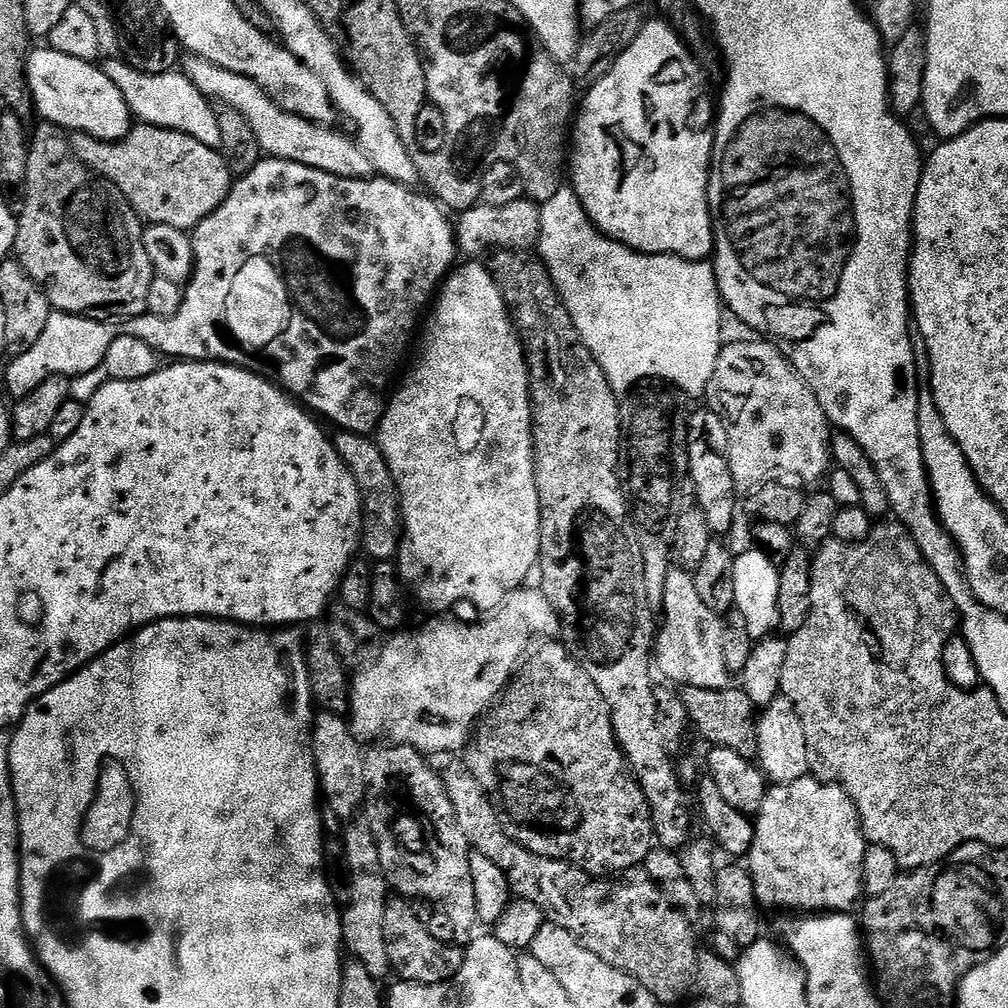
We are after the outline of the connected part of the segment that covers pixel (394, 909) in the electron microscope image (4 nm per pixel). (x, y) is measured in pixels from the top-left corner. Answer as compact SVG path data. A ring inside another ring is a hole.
M389 899L386 906L386 914L382 914L382 930L384 931L384 941L388 951L388 963L393 973L397 972L400 980L409 980L411 984L435 984L439 986L444 981L448 981L457 972L457 961L452 961L448 957L448 952L428 933L428 928L416 917L416 912L404 900Z

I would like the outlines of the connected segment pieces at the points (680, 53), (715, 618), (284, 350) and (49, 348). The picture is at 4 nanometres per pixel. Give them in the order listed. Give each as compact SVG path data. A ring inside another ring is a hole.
M656 18L656 20L649 19L640 28L638 38L634 38L634 42L630 42L630 46L622 55L618 57L612 64L612 69L600 80L597 80L595 84L591 85L587 89L588 97L583 97L582 103L578 108L578 115L574 120L574 147L570 152L570 184L571 187L576 189L578 198L582 202L582 206L586 210L589 220L596 225L599 232L604 233L605 236L609 236L611 240L617 240L620 244L626 245L631 248L633 252L646 252L650 256L681 256L684 260L698 260L701 262L707 261L709 257L713 255L714 245L716 242L716 233L714 231L714 217L712 215L712 208L708 205L708 183L712 177L712 145L714 143L714 100L708 97L708 82L709 77L706 75L705 67L697 60L696 56L685 43L684 38L680 33L673 28L665 19Z
M680 566L673 567L666 578L662 623L654 641L654 664L659 675L661 672L676 686L686 688L709 688L716 692L729 687L730 673L723 658L725 629L725 621L702 602L693 573Z
M275 158L261 159L260 163L254 166L254 170L250 170L233 183L232 192L226 198L226 202L191 233L196 269L184 288L184 298L180 302L178 314L176 316L145 314L125 319L123 335L146 342L156 349L161 357L172 356L168 358L176 362L219 362L246 368L249 372L271 378L285 392L299 398L304 407L315 413L317 417L325 421L333 420L337 424L335 426L337 429L361 434L375 433L380 427L386 401L390 396L387 388L388 379L395 374L400 359L407 354L408 343L411 342L412 335L415 334L416 327L424 316L424 311L427 308L429 311L434 297L441 291L444 281L448 279L457 263L456 256L458 257L456 233L449 213L441 208L431 195L423 191L422 193L412 191L416 190L395 184L393 180L383 178L351 180L326 174L322 170L314 170L310 166L302 166L298 162Z
M53 311L52 317L46 322L46 330L42 330L42 338L38 338L34 346L11 357L12 365L4 376L5 382L8 383L9 394L12 398L23 398L29 396L38 386L42 386L42 382L46 382L51 376L73 378L95 370L103 364L117 335L118 329L112 324L103 324L100 318Z

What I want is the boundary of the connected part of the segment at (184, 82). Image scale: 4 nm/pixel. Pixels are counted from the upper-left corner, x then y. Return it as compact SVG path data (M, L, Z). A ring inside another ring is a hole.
M120 58L105 60L102 67L110 80L118 86L137 121L154 124L157 128L169 128L182 134L190 134L198 138L198 142L206 142L206 146L219 149L222 130L218 130L217 109L213 107L208 97L200 93L198 86L190 82L190 78L184 75L183 71L173 70L150 76Z

